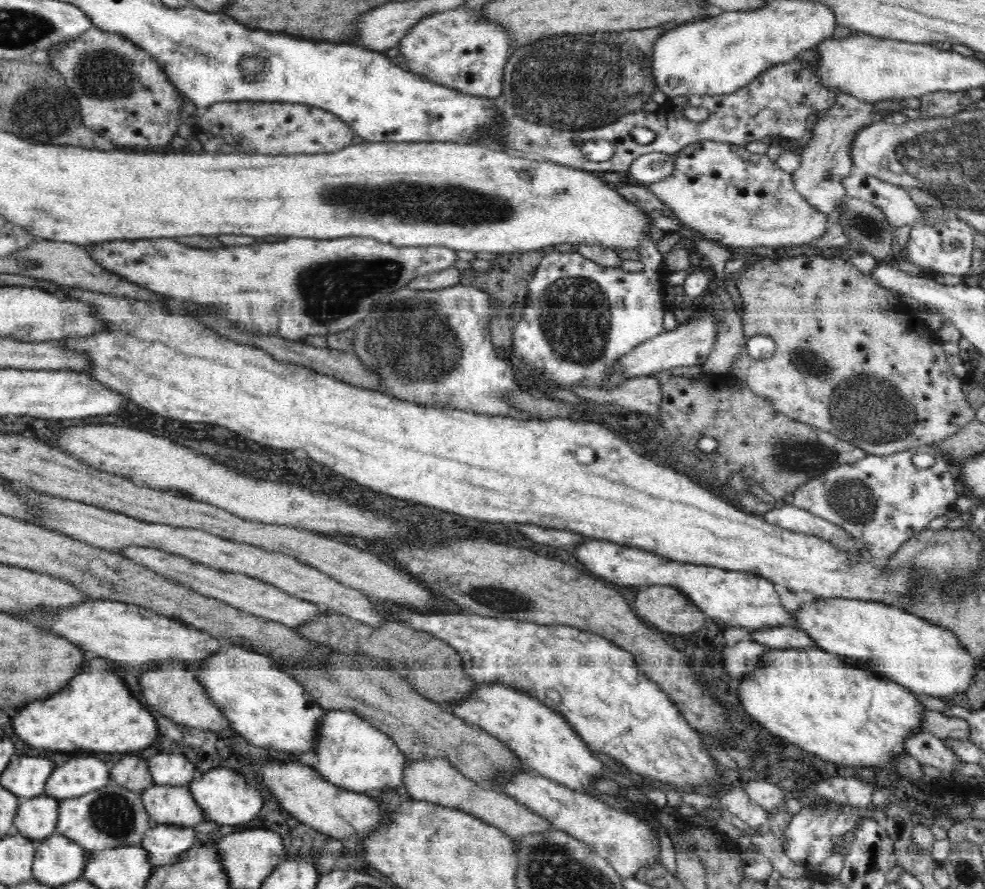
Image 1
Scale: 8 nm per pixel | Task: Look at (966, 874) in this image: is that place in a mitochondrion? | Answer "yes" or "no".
yes

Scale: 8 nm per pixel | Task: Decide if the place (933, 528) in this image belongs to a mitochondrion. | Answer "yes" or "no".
no

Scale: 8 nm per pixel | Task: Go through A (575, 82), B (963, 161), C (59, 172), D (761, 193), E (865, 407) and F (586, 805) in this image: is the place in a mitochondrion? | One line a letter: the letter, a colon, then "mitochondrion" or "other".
A: mitochondrion
B: mitochondrion
C: other
D: other
E: mitochondrion
F: other

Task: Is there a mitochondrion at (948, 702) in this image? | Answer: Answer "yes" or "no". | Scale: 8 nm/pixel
no

